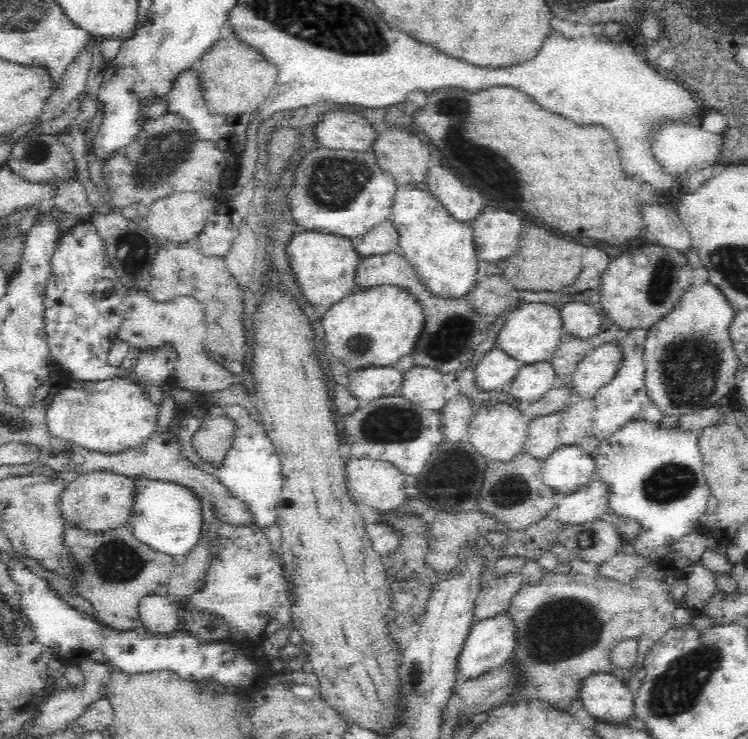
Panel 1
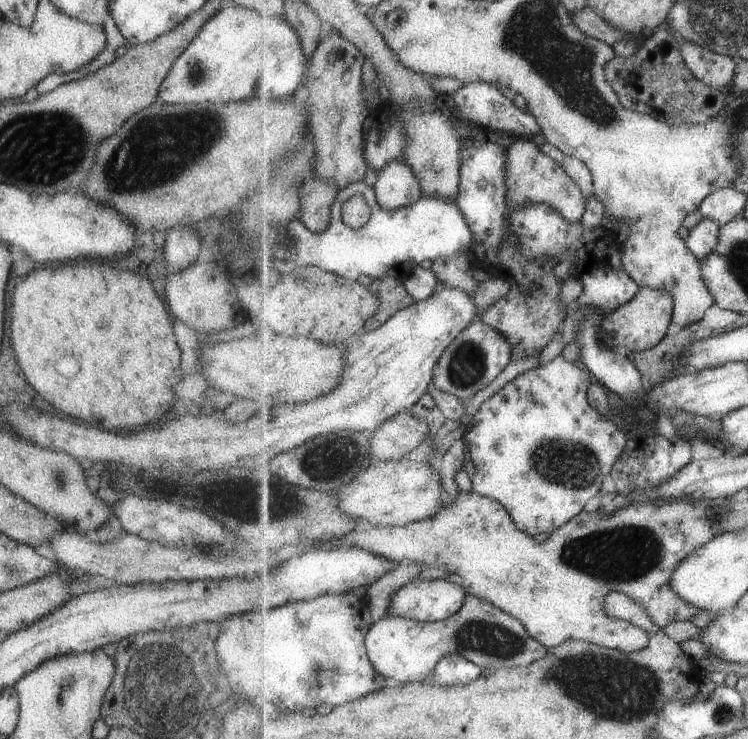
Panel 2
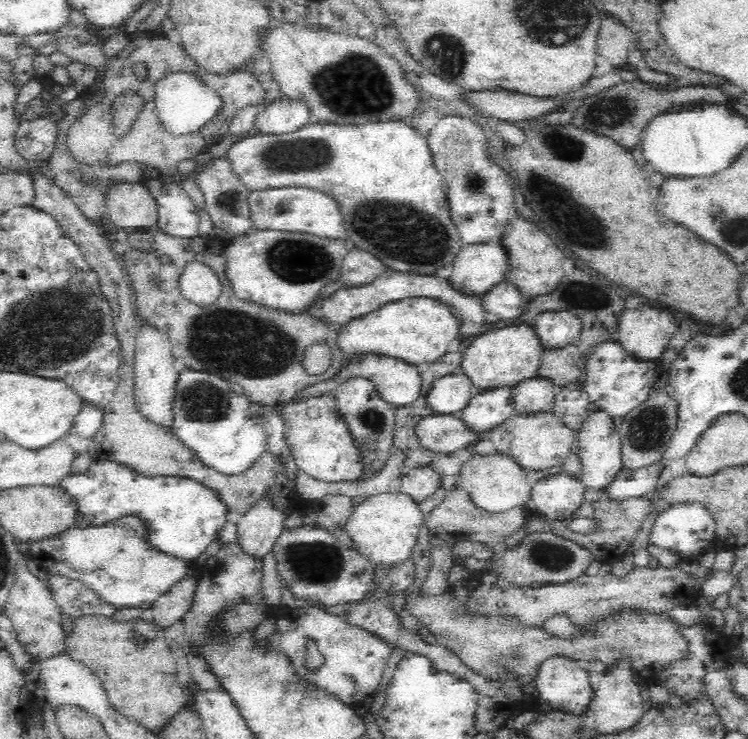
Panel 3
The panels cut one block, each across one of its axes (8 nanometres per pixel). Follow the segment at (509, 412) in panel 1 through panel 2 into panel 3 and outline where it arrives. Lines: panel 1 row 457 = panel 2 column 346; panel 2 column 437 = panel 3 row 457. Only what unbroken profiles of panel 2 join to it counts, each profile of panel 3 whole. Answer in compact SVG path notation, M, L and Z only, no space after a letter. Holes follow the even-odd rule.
M506 454L472 455L464 463L459 477L459 487L463 488L470 500L486 512L506 512L518 505L529 504L531 485L528 484L524 469L514 458Z

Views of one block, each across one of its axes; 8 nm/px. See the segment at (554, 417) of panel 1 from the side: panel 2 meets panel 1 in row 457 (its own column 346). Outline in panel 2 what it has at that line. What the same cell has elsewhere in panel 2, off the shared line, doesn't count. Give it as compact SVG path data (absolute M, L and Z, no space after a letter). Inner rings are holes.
M473 490L467 492L459 492L457 494L454 503L447 503L443 500L442 508L433 516L421 521L414 521L406 526L388 525L388 526L371 526L368 529L353 530L345 537L339 538L339 540L331 541L329 544L325 544L325 548L333 549L341 547L359 547L362 550L369 551L370 554L381 555L382 558L389 559L393 563L415 563L421 567L444 567L448 569L449 573L458 575L463 580L462 586L466 589L467 595L474 595L492 606L498 607L500 610L511 614L514 618L517 618L527 628L529 635L539 643L542 643L545 647L552 649L563 645L570 639L582 639L589 643L596 643L603 647L608 647L612 650L626 651L627 653L633 653L642 650L645 646L649 645L650 636L643 630L643 628L637 627L635 623L625 619L611 619L605 612L605 598L607 594L611 592L621 592L627 594L636 601L639 605L642 605L648 616L662 629L664 626L671 624L675 621L690 621L693 618L699 608L687 603L681 595L673 588L674 571L686 560L695 550L707 545L713 538L723 534L722 527L718 524L718 512L711 511L711 502L713 501L697 501L695 503L686 501L669 501L660 499L656 502L641 502L625 509L617 510L614 514L603 515L602 511L587 508L582 514L574 517L570 522L567 522L564 526L561 526L558 530L555 530L552 535L537 544L535 540L525 532L519 530L514 524L509 510L498 502L497 500L476 494Z

